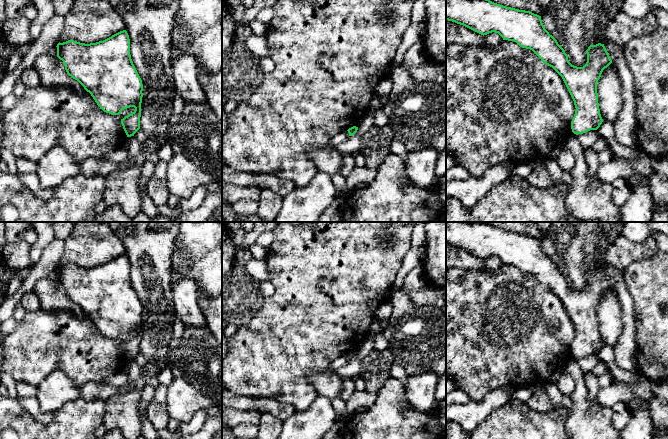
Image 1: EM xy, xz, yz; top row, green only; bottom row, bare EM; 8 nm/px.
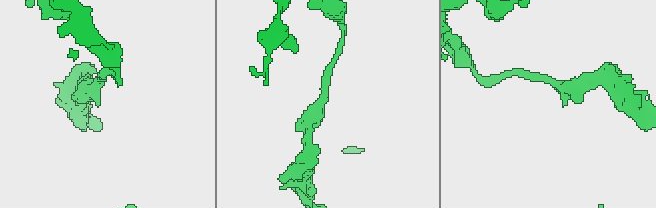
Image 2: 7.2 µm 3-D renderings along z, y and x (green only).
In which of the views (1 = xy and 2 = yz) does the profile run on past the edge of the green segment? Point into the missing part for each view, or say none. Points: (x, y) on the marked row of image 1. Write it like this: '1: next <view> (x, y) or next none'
1: next none
2: next none

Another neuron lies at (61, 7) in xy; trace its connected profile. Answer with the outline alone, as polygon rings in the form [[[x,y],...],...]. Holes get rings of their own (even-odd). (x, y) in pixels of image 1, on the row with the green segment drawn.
[[[51,0],[54,5],[55,15],[65,16],[72,8],[75,0]]]

